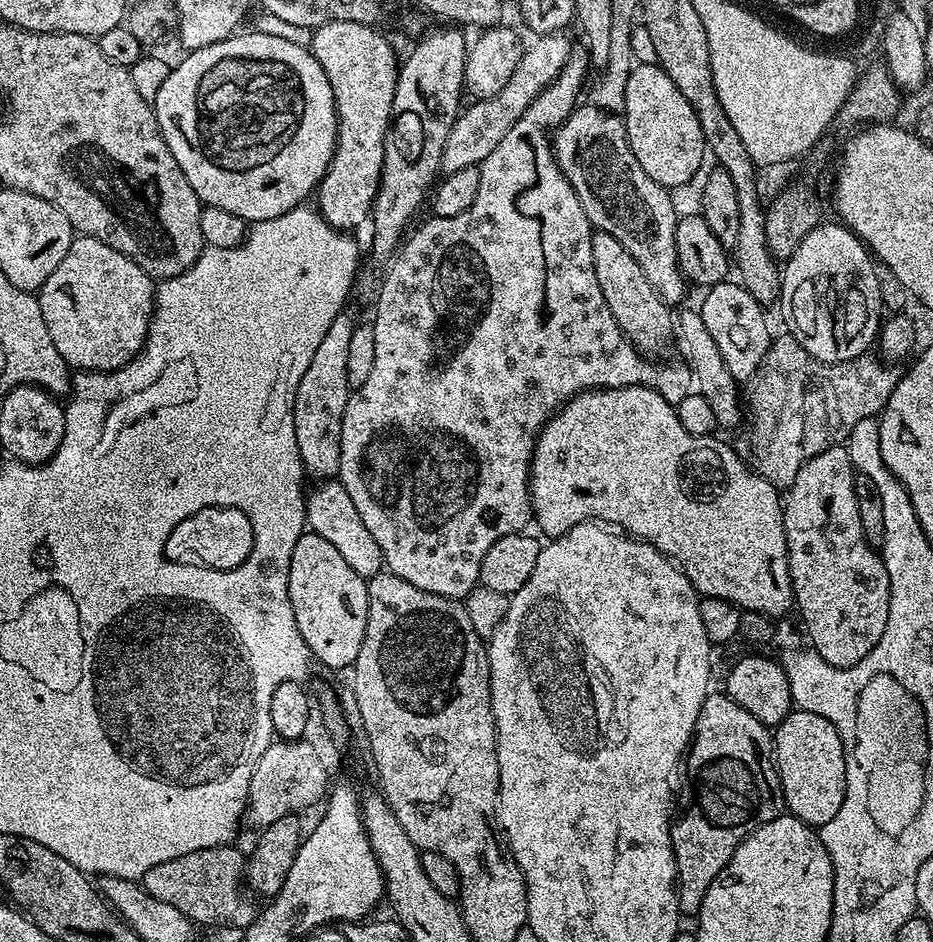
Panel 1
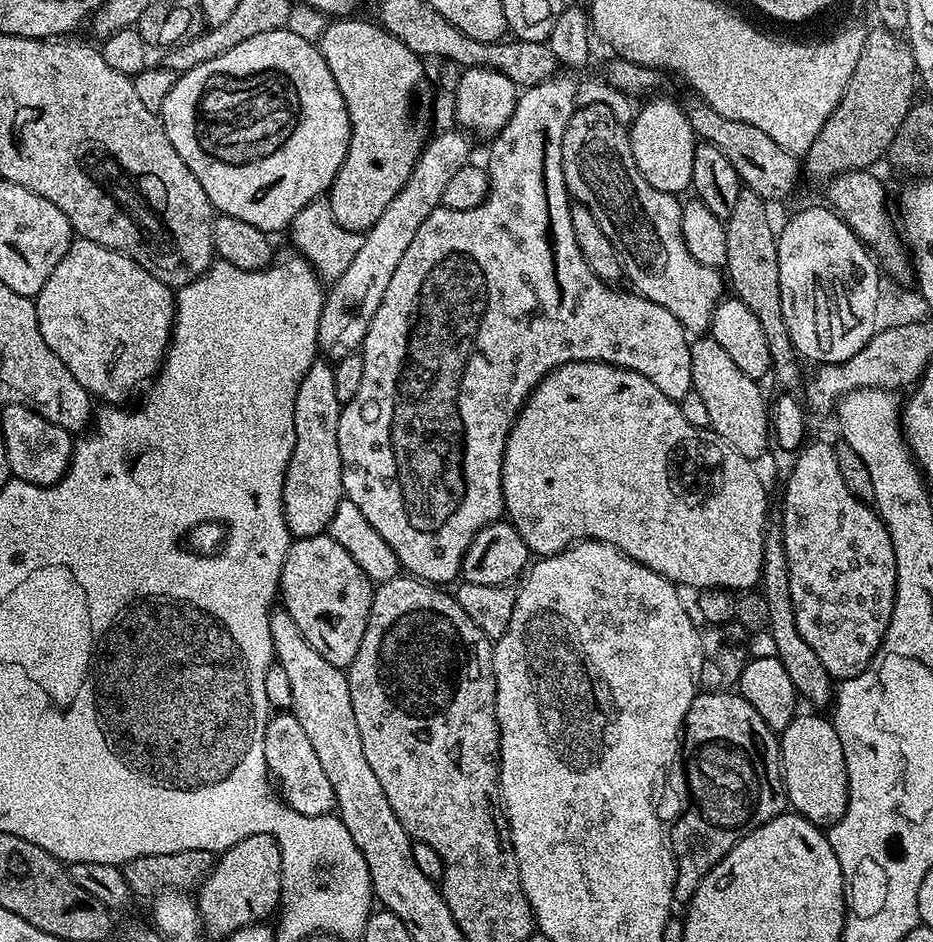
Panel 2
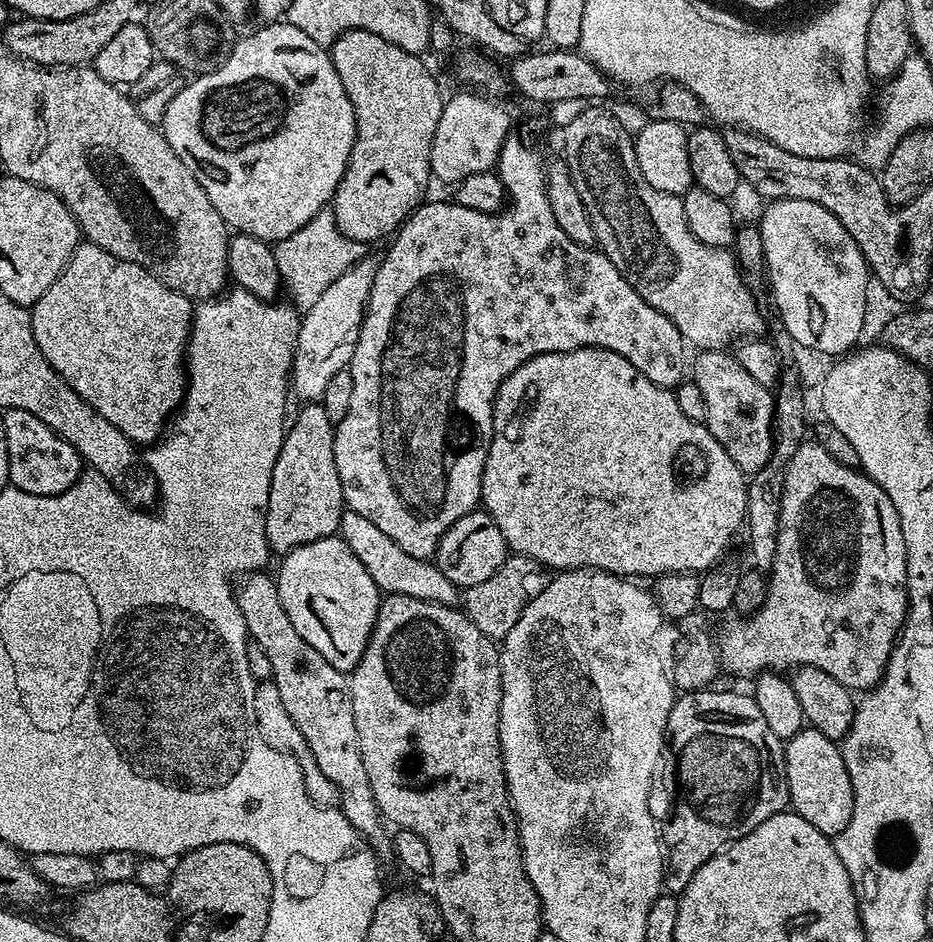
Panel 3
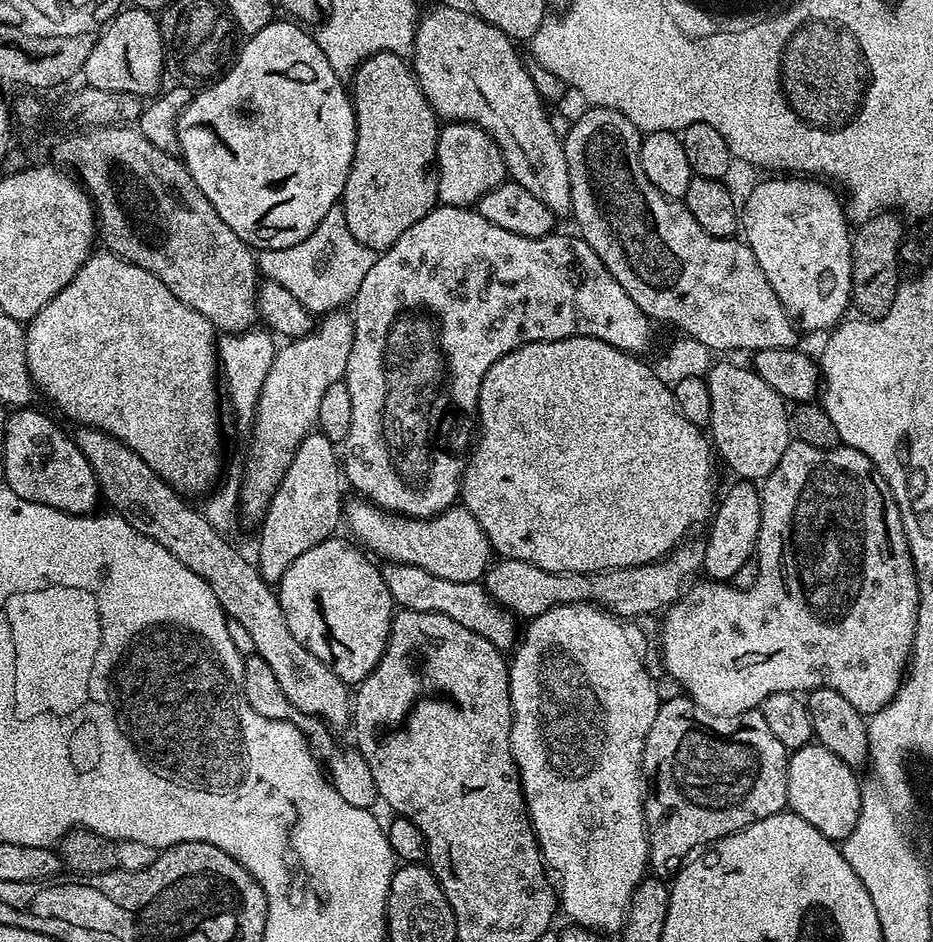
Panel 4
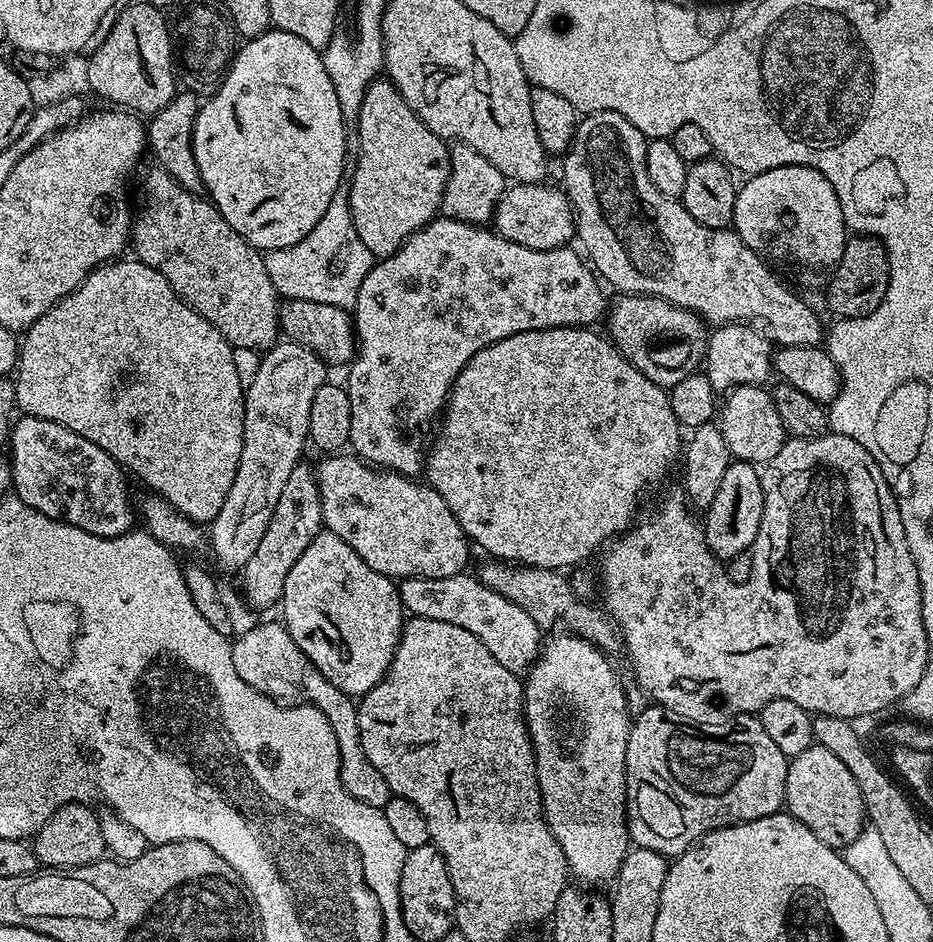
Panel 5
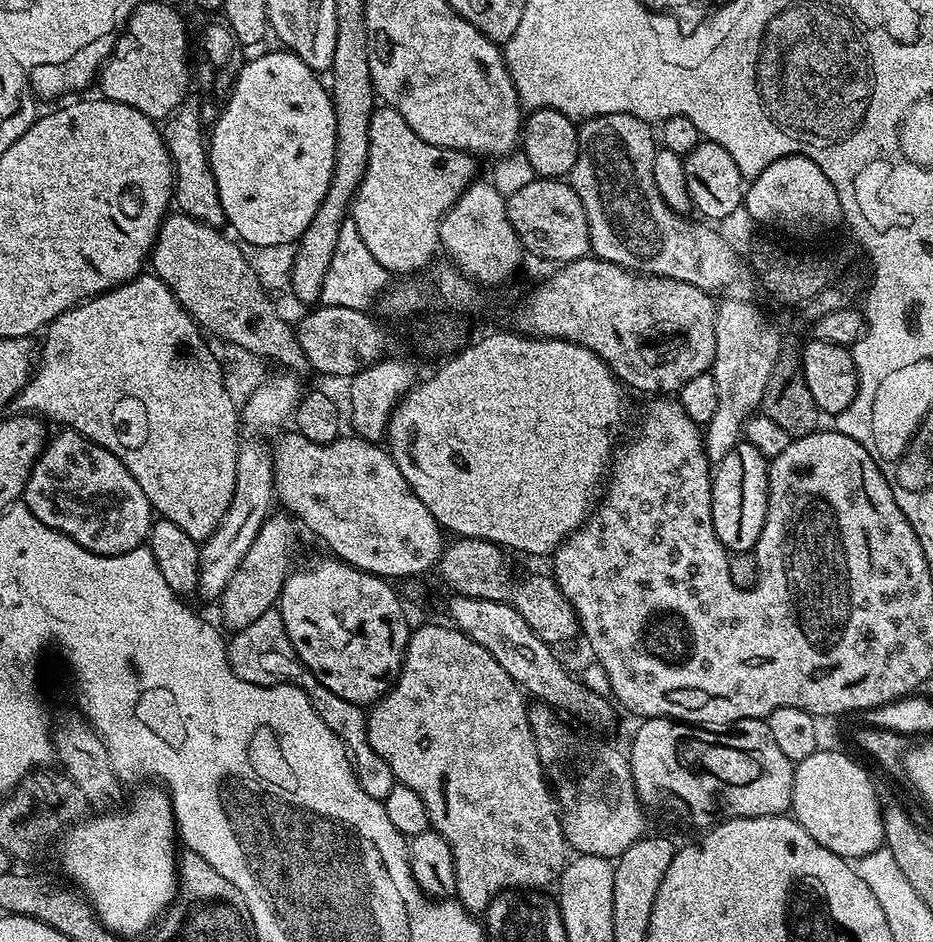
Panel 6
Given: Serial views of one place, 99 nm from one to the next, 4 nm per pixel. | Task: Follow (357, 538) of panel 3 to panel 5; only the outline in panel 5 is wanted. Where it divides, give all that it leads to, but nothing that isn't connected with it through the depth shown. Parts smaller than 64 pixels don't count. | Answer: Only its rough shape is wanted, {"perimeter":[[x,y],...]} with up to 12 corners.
{"perimeter":[[475,576],[399,581],[409,617],[470,630],[506,670],[542,629]]}

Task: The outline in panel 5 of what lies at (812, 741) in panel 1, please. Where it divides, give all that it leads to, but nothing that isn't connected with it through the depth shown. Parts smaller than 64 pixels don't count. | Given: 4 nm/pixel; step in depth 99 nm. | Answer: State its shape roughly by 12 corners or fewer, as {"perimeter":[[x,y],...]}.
{"perimeter":[[821,744],[789,759],[784,802],[814,838],[866,827],[854,774]]}

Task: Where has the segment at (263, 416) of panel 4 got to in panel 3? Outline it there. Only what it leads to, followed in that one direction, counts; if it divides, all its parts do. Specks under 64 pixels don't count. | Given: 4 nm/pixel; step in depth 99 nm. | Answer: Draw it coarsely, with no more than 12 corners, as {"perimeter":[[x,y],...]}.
{"perimeter":[[377,261],[300,318],[290,388],[316,402],[354,358]]}

